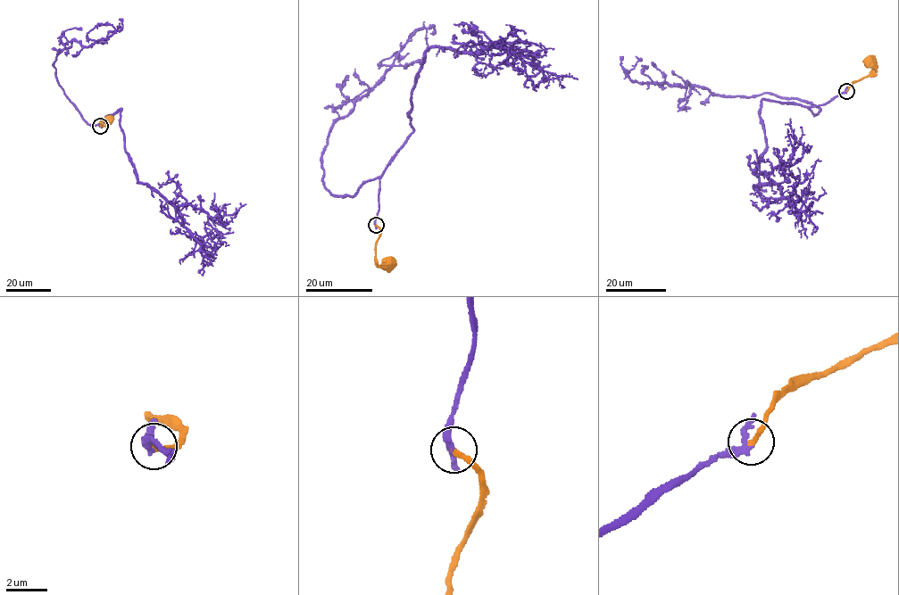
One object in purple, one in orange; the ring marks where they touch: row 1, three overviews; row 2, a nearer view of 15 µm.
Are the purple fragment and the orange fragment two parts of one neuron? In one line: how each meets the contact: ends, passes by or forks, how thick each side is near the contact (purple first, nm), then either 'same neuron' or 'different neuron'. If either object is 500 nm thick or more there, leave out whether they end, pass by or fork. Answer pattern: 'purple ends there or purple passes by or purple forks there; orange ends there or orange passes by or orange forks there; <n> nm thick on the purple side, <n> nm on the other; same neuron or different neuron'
purple passes by; orange ends there; 280 nm thick on the purple side, 280 nm on the other; same neuron

